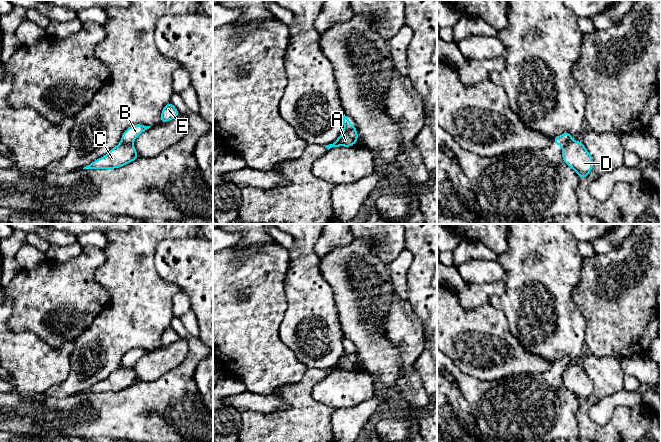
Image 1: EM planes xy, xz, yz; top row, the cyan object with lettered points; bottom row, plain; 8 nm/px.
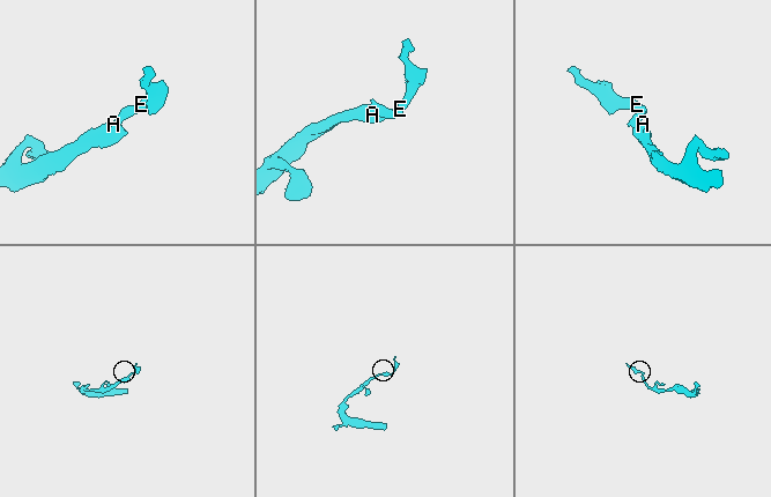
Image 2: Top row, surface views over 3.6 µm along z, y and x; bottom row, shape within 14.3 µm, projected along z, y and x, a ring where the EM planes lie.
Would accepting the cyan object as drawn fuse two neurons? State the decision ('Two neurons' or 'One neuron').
Two neurons

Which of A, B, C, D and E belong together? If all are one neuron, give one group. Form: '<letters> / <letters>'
A C D / B E

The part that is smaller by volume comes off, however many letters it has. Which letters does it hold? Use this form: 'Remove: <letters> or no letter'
Remove: B, E

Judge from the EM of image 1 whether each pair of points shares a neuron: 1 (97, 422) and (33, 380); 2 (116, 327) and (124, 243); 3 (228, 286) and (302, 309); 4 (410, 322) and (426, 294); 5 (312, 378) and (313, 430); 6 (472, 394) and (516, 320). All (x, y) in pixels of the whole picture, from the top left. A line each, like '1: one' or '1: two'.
1: two
2: one
3: two
4: two
5: one
6: two

